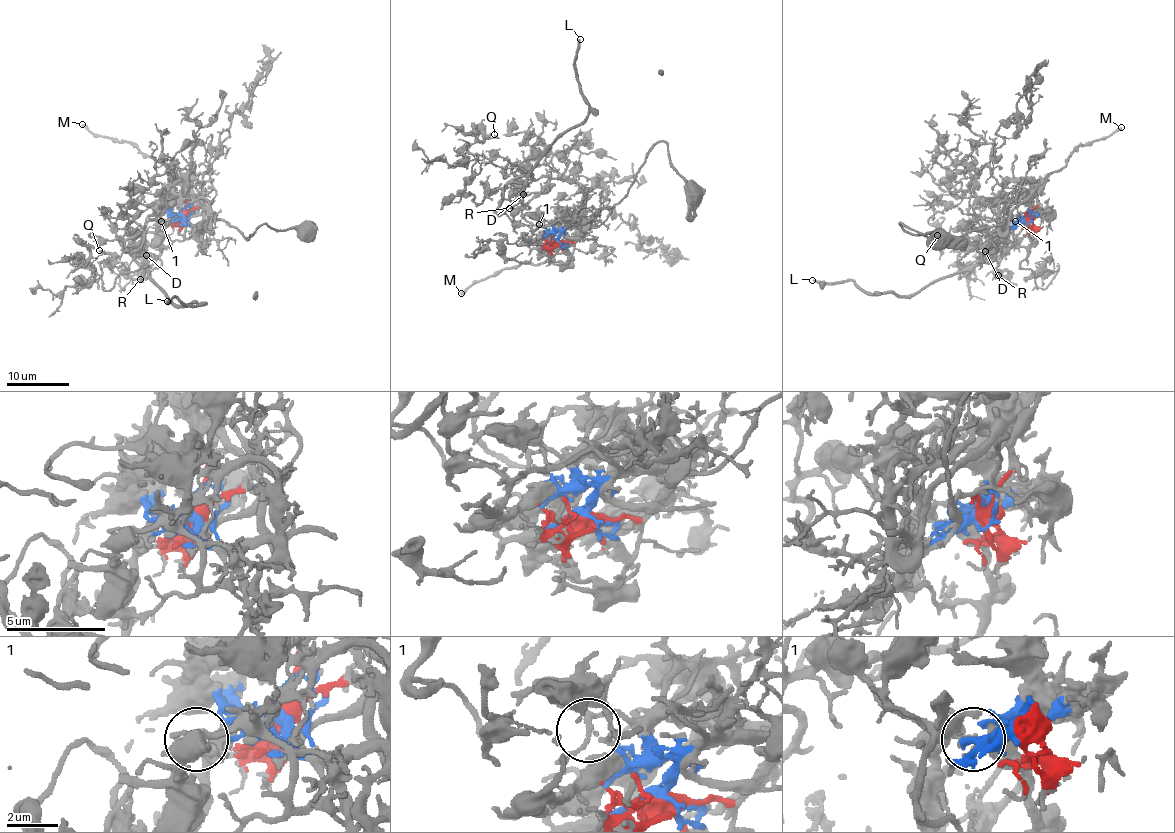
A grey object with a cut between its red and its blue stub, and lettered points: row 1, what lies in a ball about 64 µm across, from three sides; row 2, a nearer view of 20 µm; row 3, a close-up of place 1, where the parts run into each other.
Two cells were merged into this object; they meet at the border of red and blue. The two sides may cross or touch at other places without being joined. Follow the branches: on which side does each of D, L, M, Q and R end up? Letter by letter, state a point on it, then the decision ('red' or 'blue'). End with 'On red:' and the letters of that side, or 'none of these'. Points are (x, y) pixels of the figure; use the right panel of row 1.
D: (985, 251) | red
L: (812, 280) | red
M: (1121, 127) | blue
Q: (937, 235) | red
R: (998, 275) | red
On red: D, L, Q, R

